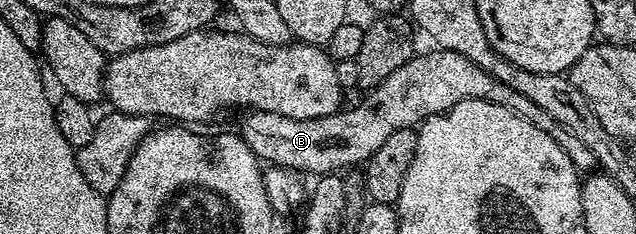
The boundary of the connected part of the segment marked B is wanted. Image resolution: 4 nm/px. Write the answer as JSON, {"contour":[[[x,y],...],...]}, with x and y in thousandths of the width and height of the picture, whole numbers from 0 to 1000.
{"contour":[[[700,209],[681,222],[684,226],[659,226],[649,239],[645,261],[597,342],[588,368],[591,380],[553,466],[541,462],[505,509],[454,509],[423,474],[388,474],[381,487],[382,521],[373,547],[374,581],[382,590],[409,692],[421,709],[462,722],[476,748],[527,748],[539,731],[533,722],[575,697],[593,645],[593,628],[599,628],[599,611],[605,611],[605,594],[618,577],[618,560],[657,538],[673,500],[701,483],[726,432],[756,423],[792,449],[808,483],[818,483],[825,513],[836,517],[851,560],[865,568],[895,662],[906,722],[921,731],[937,718],[939,701],[926,628],[920,628],[901,564],[879,534],[825,406],[794,368],[731,235]]]}

